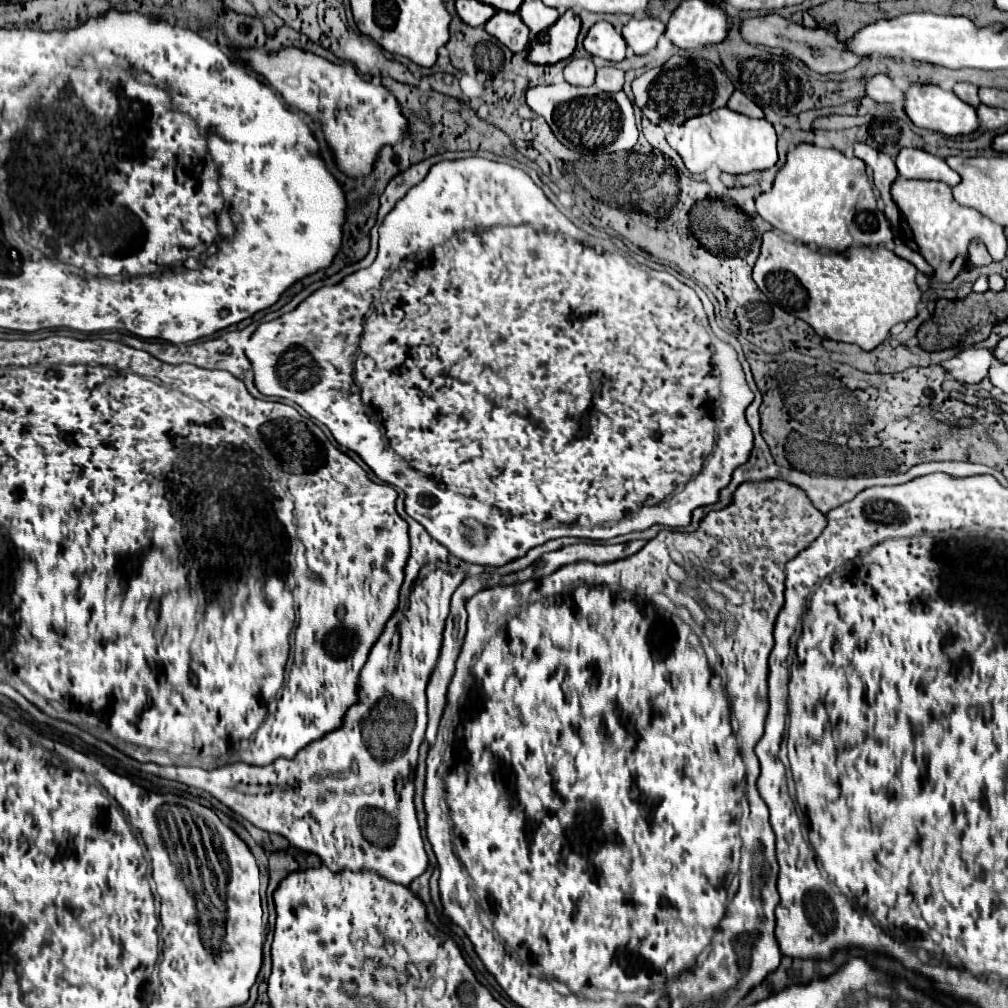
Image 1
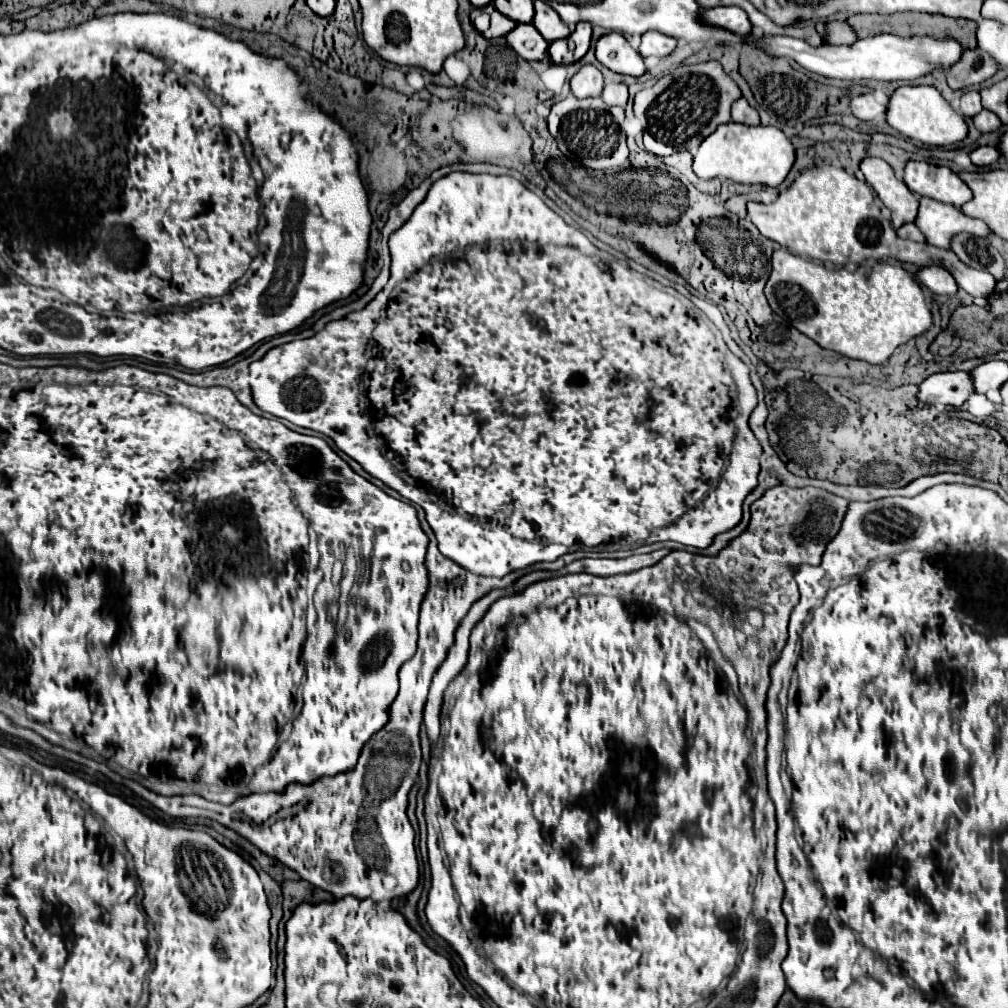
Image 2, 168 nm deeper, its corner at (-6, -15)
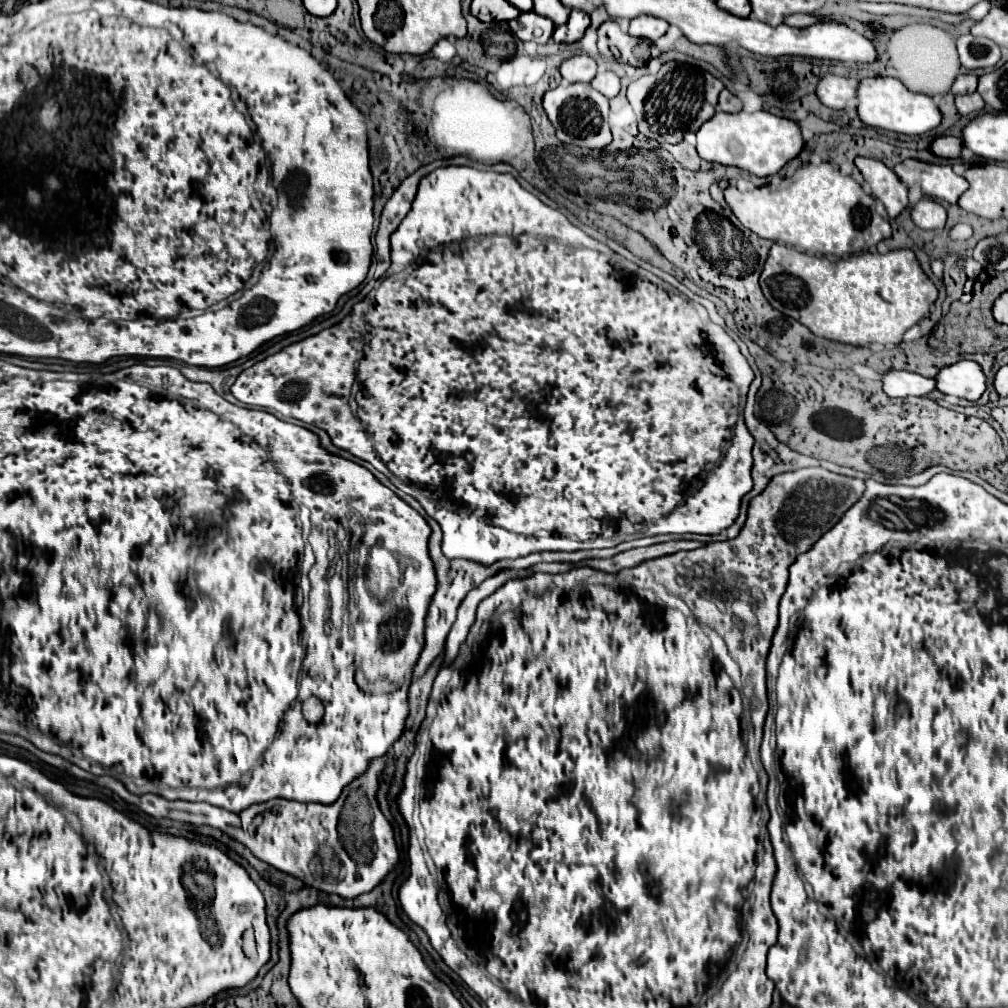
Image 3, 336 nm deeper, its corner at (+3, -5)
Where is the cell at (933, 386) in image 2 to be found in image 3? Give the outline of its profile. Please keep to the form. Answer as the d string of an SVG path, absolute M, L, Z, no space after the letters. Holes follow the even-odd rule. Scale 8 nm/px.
M892 370L882 376L884 392L890 398L906 398L906 396L926 396L936 390L934 378L924 378L912 372L898 372Z

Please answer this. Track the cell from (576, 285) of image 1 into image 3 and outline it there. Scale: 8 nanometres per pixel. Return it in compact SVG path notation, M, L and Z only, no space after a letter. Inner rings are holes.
M470 166L436 168L426 178L422 178L410 214L406 214L406 218L402 220L402 226L398 226L398 230L390 236L392 264L388 270L402 270L402 272L388 274L386 270L386 276L380 282L380 286L370 292L374 296L374 306L370 306L372 296L366 296L362 302L358 302L352 308L352 312L342 322L314 336L308 336L300 342L292 342L280 352L266 356L254 366L242 370L236 382L232 384L230 392L244 404L258 406L258 408L270 408L282 414L284 418L296 418L306 424L324 428L330 434L336 448L344 448L350 454L358 456L360 460L370 462L376 470L388 476L394 486L414 496L422 504L426 514L440 524L442 552L446 558L464 558L464 560L482 562L488 566L504 558L520 558L532 552L544 552L544 550L572 552L572 550L582 550L582 548L610 548L622 540L654 536L654 534L686 534L686 532L720 534L724 528L728 528L736 520L740 498L752 490L750 450L752 450L754 438L750 434L744 434L742 440L732 438L734 426L738 424L738 418L740 418L738 416L740 394L744 394L744 390L748 388L752 380L750 374L746 376L730 374L730 368L724 362L728 356L712 344L710 336L706 334L706 324L698 316L694 304L682 292L674 290L668 282L660 280L652 272L632 266L630 260L622 258L616 252L612 254L602 254L602 250L586 252L586 250L572 248L572 246L596 248L598 242L588 238L574 224L570 224L562 212L546 206L534 194L524 190L512 174L480 172ZM538 232L542 236L552 236L552 238L534 238L534 234ZM474 236L496 236L496 238L492 242L482 242L482 240L456 242L456 240L474 238ZM504 236L510 236L510 238L504 238ZM554 238L566 240L570 242L570 246L560 246L558 242L554 242ZM442 244L450 244L450 246L442 246ZM428 250L430 254L426 254ZM424 254L426 258L420 258ZM526 258L532 262L530 266L526 266L528 262ZM412 262L422 268L410 268ZM534 278L536 282L532 282L532 288L518 288L518 286L526 286L526 280L534 280ZM538 280L546 280L546 282L538 282ZM636 308L638 308L638 314L634 314ZM364 316L366 316L366 328L364 328ZM364 332L366 332L366 338L364 338ZM472 334L482 334L482 338L474 342ZM362 338L364 338L364 346L362 346ZM466 338L470 338L470 342L466 342L466 349L456 346L458 342L464 342ZM358 352L362 352L360 360L358 360ZM356 360L358 360L358 374L354 368ZM726 372L730 374L734 382L726 378ZM354 378L360 386L360 392L356 394L357 417L360 418L360 422L352 414L350 404L348 404ZM378 454L382 458L378 458ZM431 462L434 463L431 464ZM602 520L608 520L608 522L602 522Z

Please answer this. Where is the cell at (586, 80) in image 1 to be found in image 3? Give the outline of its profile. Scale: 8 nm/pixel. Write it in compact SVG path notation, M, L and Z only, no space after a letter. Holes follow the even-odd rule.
M586 54L572 56L566 62L562 62L560 74L564 80L568 80L572 84L574 82L590 82L596 76L596 62Z

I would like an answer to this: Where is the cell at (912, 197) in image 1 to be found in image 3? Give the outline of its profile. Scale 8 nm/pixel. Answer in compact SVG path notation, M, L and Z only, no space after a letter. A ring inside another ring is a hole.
M922 196L914 206L912 206L912 220L920 228L936 228L936 224L946 224L946 208L932 200L930 196Z

